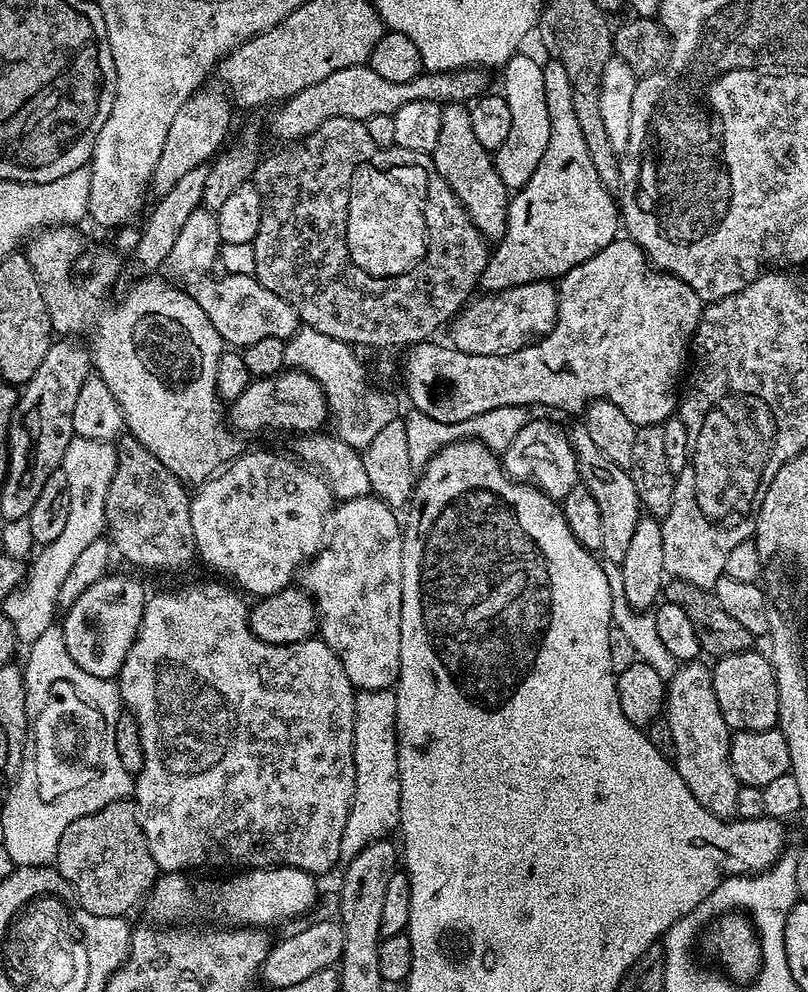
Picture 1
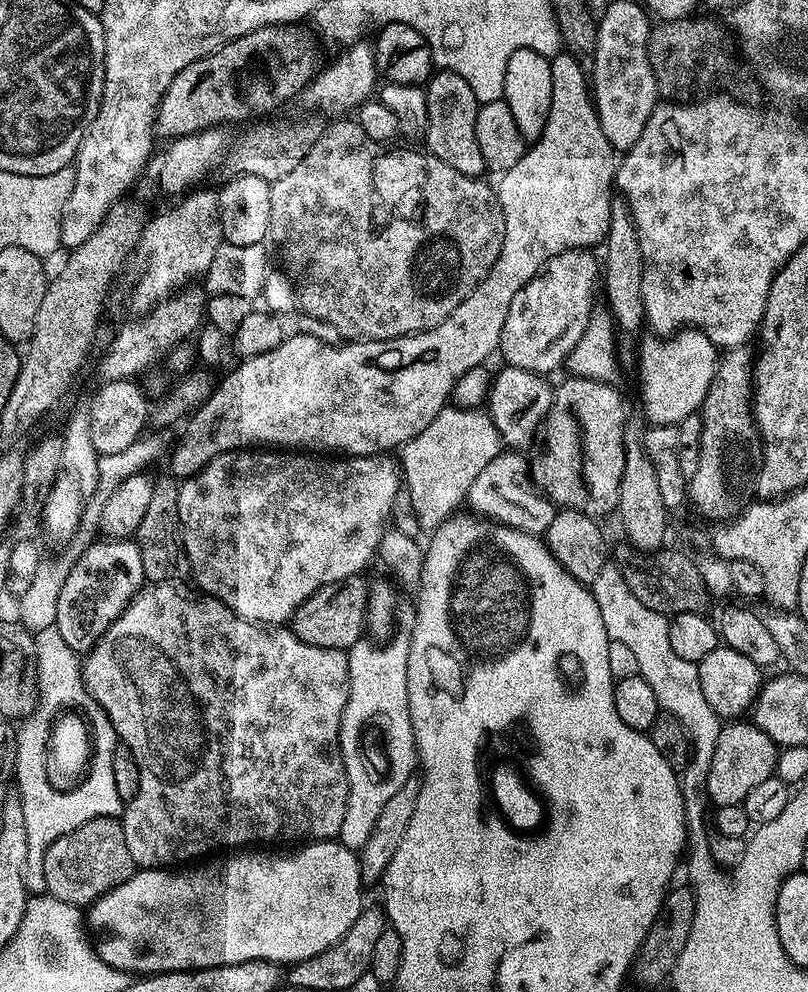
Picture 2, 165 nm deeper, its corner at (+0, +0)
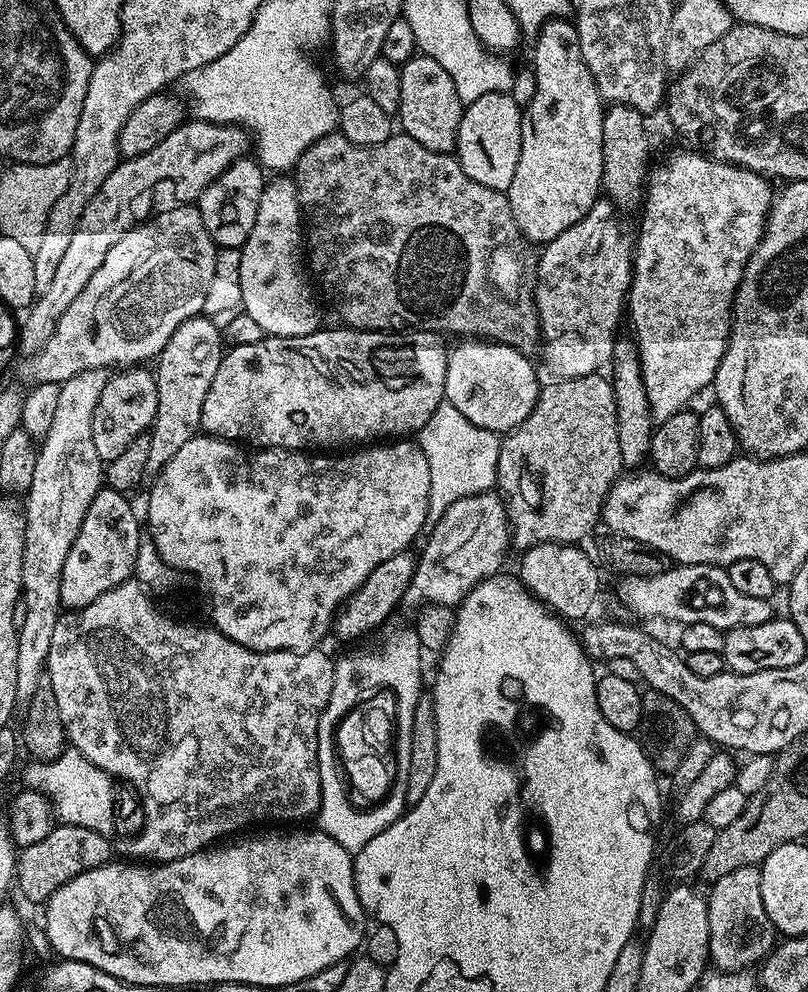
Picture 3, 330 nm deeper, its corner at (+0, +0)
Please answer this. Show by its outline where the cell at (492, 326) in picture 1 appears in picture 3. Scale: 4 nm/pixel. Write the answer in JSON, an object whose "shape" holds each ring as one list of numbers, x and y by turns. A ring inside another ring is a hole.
{"shape":[[607,199,597,200,586,218,543,245,541,252,544,253,539,253,536,313,540,315,544,364,553,372,553,377,569,380,594,376,612,359,612,347,617,342,616,327,626,308,634,271,633,245,616,240,612,212,613,205]]}

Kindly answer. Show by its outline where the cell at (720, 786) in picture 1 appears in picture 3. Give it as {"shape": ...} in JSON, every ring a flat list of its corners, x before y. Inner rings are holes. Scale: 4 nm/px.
{"shape":[[759,867,735,868,730,874,714,881,709,888,712,889,707,889,706,895,710,918,708,959,711,967,718,972,742,972,759,965,778,943,777,930,770,922,770,914,766,914,766,906,762,906,762,878]]}

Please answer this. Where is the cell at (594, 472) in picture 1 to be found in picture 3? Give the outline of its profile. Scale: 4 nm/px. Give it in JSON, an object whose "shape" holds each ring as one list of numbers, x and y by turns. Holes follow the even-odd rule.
{"shape":[[464,338,460,345,449,351,446,362,446,386,444,398,446,403,454,406,465,418,470,418,474,426,482,426,482,430,490,430,497,434,514,431,529,414,540,397,542,380,536,377,536,368,528,361,529,357,519,348,509,344,497,344,487,338]]}

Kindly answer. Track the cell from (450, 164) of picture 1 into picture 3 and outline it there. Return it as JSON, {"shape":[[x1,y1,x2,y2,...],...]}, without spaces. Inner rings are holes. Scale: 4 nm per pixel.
{"shape":[[417,54,411,56,399,65,400,81,400,110,398,113,398,128,401,133,414,142,426,146,431,152,451,153,456,146,458,126,462,122,462,114,466,105,458,98,458,90,454,90,454,82,450,74,434,62,434,58]]}

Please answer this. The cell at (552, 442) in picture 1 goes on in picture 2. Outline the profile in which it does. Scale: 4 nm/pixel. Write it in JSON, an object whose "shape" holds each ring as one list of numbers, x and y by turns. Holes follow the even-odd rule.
{"shape":[[504,450,494,462,482,469,482,474,474,478,466,497,466,504,477,517,487,518,508,528,517,528,523,532,542,534,550,526,554,515,553,501,548,498,539,500,528,489,528,468,519,451]]}

